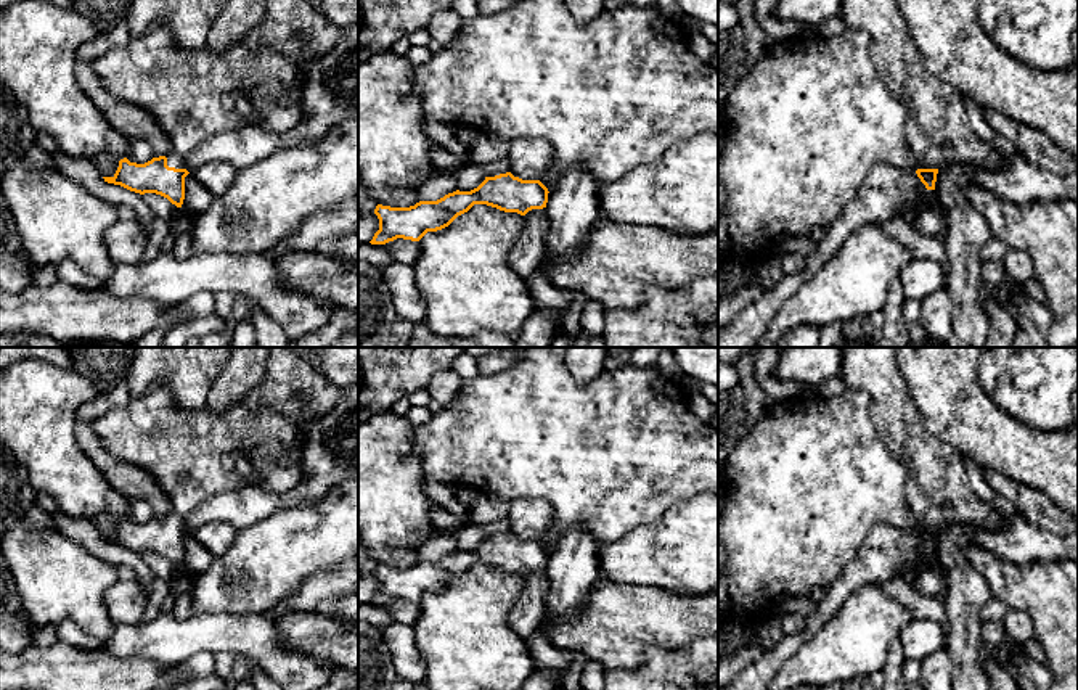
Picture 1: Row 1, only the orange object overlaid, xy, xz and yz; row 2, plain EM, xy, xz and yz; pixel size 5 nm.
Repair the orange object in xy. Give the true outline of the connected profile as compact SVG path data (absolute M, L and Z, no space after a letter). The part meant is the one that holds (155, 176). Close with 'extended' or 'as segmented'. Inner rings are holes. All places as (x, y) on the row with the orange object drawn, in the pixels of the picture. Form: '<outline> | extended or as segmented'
M157 23L140 37L130 37L129 43L95 58L92 64L111 93L153 114L172 145L167 156L145 164L120 159L116 174L103 177L104 182L140 195L161 195L177 207L182 207L185 199L185 177L190 174L185 159L190 151L206 138L243 124L236 113L223 106L228 93L247 97L257 111L259 124L276 133L288 133L302 117L302 74L297 63L267 45L249 47L239 42L218 53L209 45L188 50L174 43L167 23Z | extended

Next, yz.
M842 0L847 27L871 37L869 53L888 92L908 109L908 142L919 159L916 170L927 190L937 174L956 161L998 170L1004 158L970 129L964 97L933 76L911 39L896 0Z | extended

